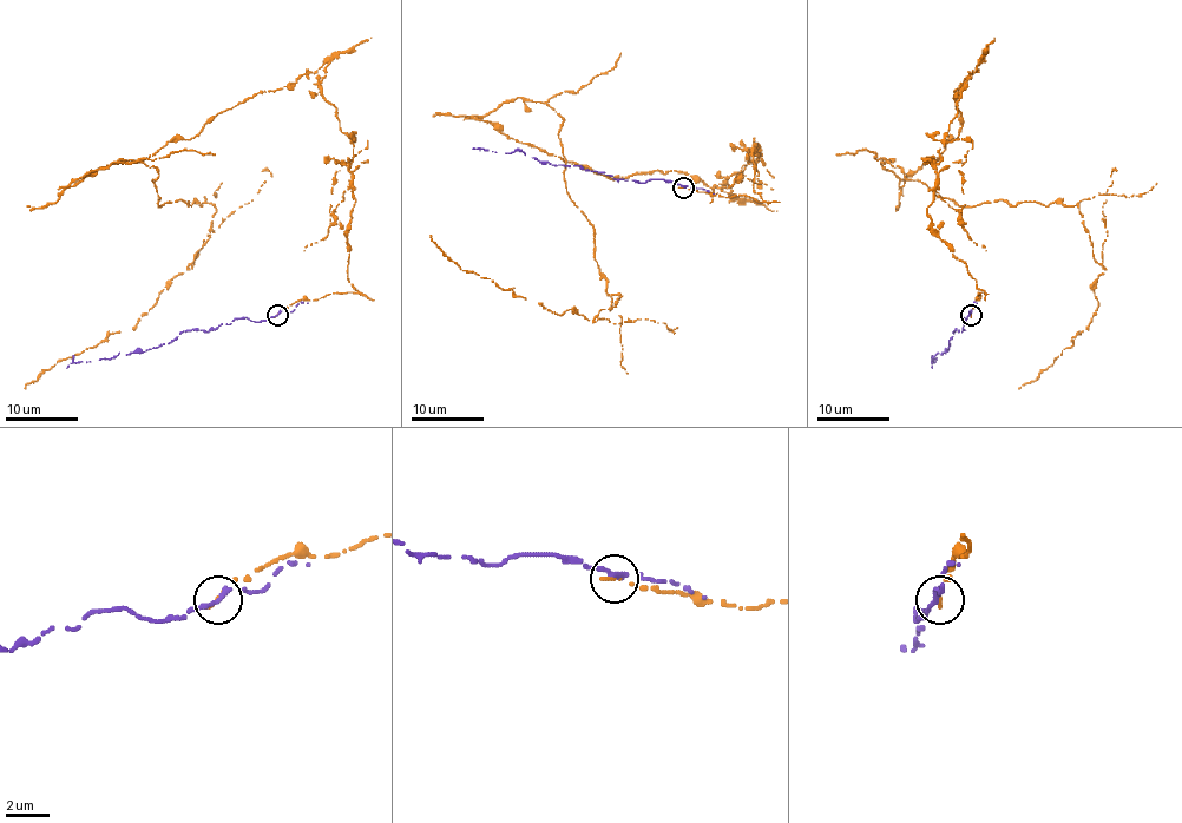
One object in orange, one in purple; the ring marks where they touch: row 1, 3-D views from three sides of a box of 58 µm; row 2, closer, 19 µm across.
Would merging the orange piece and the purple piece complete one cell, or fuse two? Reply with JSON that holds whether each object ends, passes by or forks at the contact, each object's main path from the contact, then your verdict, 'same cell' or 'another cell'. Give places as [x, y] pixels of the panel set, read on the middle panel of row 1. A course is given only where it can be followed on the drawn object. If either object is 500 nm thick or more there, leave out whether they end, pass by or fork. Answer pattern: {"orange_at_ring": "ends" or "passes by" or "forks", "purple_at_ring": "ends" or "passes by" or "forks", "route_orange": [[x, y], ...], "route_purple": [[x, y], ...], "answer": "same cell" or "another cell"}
{"orange_at_ring": "ends", "purple_at_ring": "passes by", "route_orange": [[682, 186], [759, 202], [762, 149], [606, 178], [481, 118], [518, 97], [565, 120], [616, 305], [429, 236]], "route_purple": [[682, 186], [664, 179], [641, 183], [614, 178], [579, 165], [536, 159], [521, 151], [473, 149]], "answer": "another cell"}

